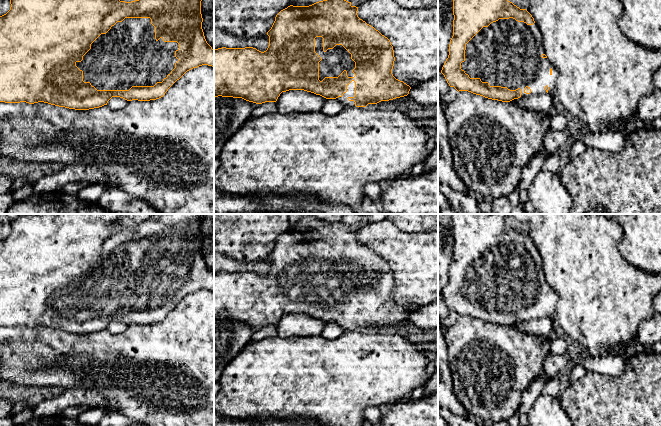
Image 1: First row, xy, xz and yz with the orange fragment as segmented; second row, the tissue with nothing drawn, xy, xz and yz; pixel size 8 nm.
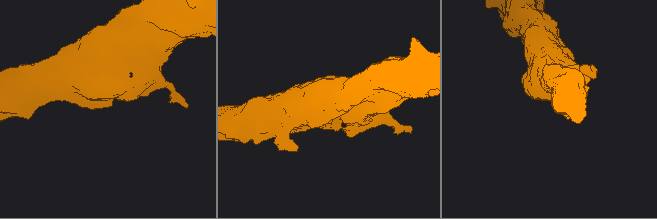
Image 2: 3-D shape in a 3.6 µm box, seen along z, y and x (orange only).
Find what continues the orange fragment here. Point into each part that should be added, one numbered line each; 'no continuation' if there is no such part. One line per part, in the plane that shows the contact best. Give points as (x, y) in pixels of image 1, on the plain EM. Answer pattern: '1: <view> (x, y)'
1: xy (128, 279)

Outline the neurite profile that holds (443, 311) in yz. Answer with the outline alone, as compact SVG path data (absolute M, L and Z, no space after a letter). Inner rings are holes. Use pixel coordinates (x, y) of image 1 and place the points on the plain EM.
M438 297L438 321L441 325L444 333L446 332L446 328L443 327L443 324L446 321L449 313L450 313L450 310L447 307L444 299L442 297Z

